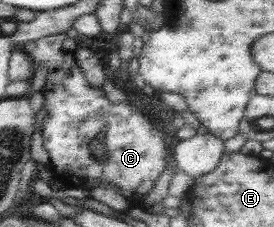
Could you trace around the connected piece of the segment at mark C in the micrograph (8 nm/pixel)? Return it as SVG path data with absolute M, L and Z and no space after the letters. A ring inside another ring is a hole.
M66 33L51 34L38 40L27 42L22 49L32 60L34 72L39 66L46 68L46 84L42 95L44 109L48 113L44 123L40 126L44 140L43 145L50 156L49 164L54 178L60 180L67 188L84 188L91 190L101 182L108 182L112 186L120 188L120 192L130 201L130 209L138 206L140 200L144 200L145 194L154 186L158 177L168 165L168 155L164 138L166 135L154 125L142 110L129 102L121 104L111 103L102 88L94 88L86 82L82 70L78 68L74 53L68 52L62 47L62 42L67 38ZM100 132L107 134L100 148L94 148L96 137Z

